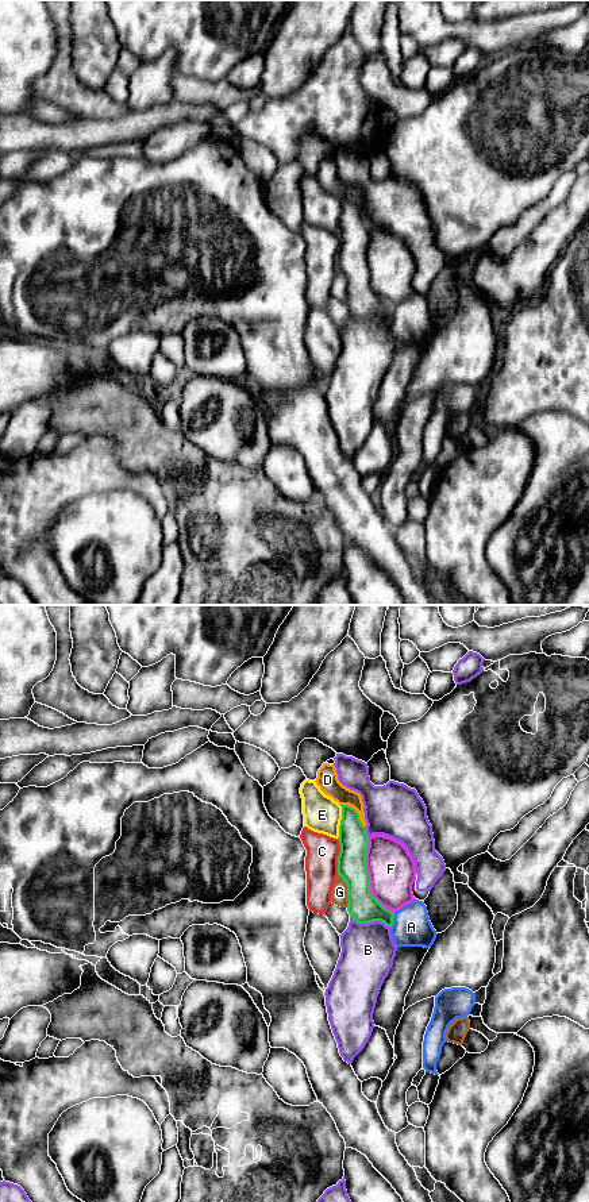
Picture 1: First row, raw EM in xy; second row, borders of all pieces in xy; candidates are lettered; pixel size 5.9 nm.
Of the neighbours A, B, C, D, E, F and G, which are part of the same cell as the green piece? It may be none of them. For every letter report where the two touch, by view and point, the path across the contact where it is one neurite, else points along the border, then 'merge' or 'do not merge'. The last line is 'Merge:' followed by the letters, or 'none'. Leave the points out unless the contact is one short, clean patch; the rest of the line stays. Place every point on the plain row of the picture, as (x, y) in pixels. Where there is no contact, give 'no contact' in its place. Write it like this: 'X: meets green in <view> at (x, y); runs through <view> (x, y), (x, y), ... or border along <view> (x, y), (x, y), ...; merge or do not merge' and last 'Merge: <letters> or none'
A: meets green in xy at (392, 315); border along xy (395, 307), (391, 323); do not merge
B: meets green in xy at (370, 316); do not merge
C: meets green in xy at (338, 251); do not merge
D: meets green in xy at (357, 207); do not merge
E: meets green in xy at (341, 216); do not merge
F: meets green in xy at (368, 272); do not merge
G: meets green in xy at (347, 285); do not merge
Merge: none

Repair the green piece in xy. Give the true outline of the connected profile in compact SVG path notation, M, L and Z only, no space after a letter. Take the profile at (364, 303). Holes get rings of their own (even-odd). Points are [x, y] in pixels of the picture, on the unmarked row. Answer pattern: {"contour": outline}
{"contour": "M349 200L340 201L338 270L347 280L347 307L350 313L359 319L381 316L392 323L394 307L382 301L370 288L366 263L369 242L366 223L362 220L359 209L354 203Z"}

